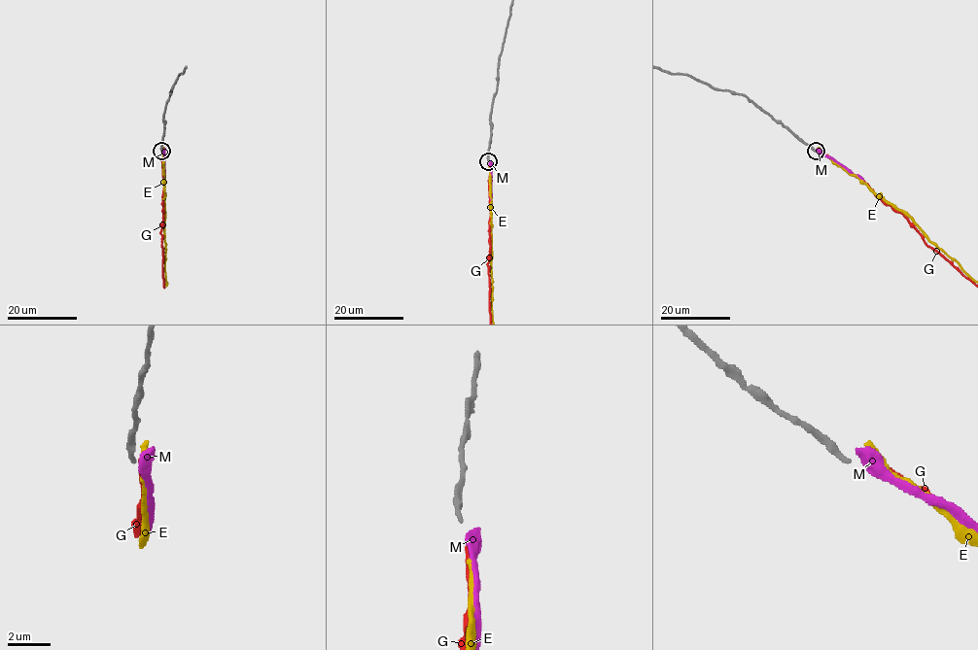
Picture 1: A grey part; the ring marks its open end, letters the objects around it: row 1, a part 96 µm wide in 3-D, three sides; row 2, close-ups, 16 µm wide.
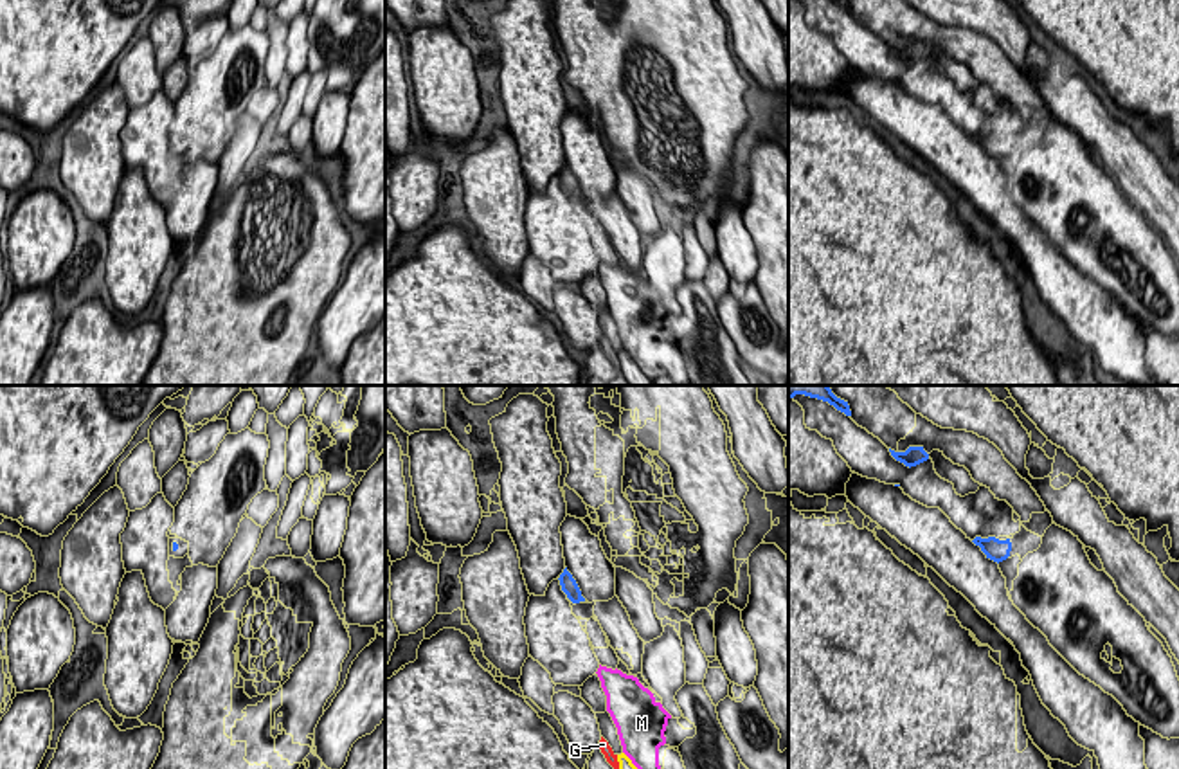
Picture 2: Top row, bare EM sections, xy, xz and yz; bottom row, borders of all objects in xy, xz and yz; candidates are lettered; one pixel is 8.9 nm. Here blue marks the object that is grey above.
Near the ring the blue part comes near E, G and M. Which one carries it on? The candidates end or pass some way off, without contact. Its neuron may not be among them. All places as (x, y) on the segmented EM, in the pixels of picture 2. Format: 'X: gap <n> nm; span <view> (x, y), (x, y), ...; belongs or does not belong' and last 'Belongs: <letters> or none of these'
E: gap 1400 nm; span xz (578, 602), (621, 753); does not belong
G: gap 1200 nm; span xz (578, 602), (602, 737); does not belong
M: gap 600 nm; span xz (578, 602), (600, 665); does not belong
Belongs: none of these

